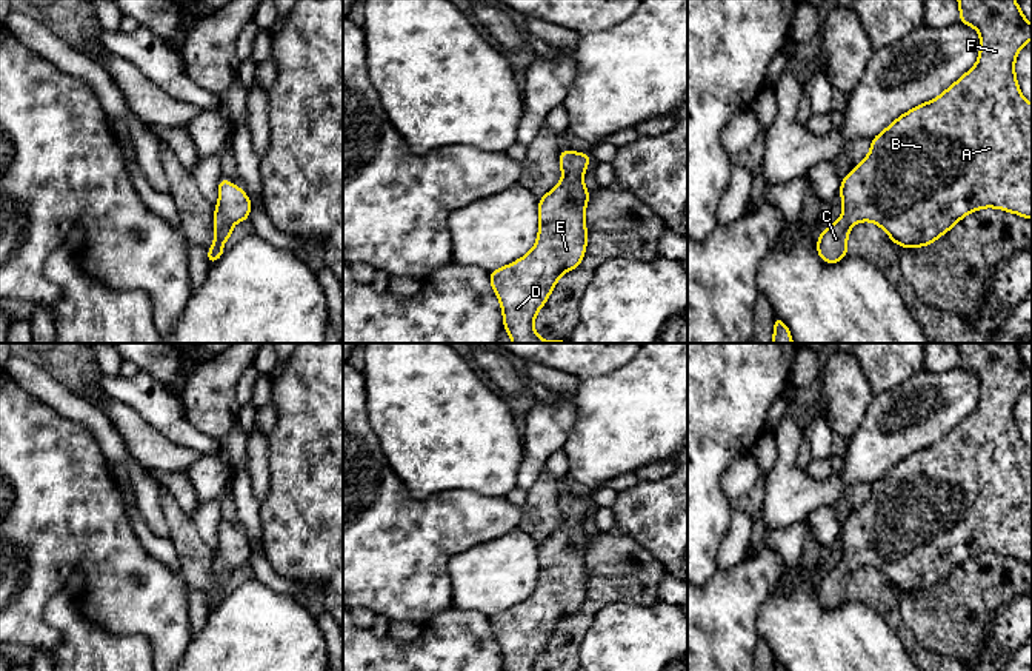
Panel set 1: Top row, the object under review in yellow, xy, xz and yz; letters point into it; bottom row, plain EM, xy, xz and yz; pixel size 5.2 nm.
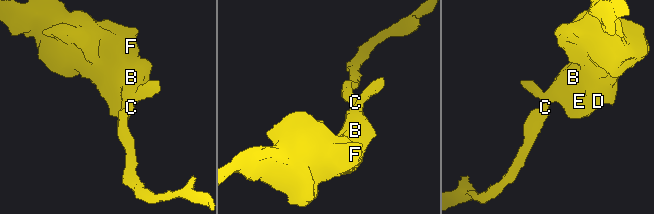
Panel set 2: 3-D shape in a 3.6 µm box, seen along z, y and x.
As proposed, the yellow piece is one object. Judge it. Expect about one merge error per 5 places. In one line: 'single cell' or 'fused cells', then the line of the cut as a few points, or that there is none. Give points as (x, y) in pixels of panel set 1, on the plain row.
single cell; cut none

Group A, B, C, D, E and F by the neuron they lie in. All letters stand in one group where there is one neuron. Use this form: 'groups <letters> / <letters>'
groups A B C D E F

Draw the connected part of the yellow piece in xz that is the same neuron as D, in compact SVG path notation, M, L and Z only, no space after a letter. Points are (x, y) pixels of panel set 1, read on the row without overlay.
M560 496L561 526L538 543L540 569L534 593L524 602L489 617L491 631L501 649L503 671L534 671L535 660L548 646L558 623L580 611L588 591L584 557L591 542L583 522L591 505L592 499Z

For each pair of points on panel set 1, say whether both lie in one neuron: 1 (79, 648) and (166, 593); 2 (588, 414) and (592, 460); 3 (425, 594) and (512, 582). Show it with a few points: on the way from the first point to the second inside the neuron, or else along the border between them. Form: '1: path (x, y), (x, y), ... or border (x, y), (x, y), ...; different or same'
1: border (82, 605), (97, 625), (117, 634), (142, 636); different
2: path (592, 425), (592, 450); same
3: border (457, 554), (448, 565), (452, 605); different

